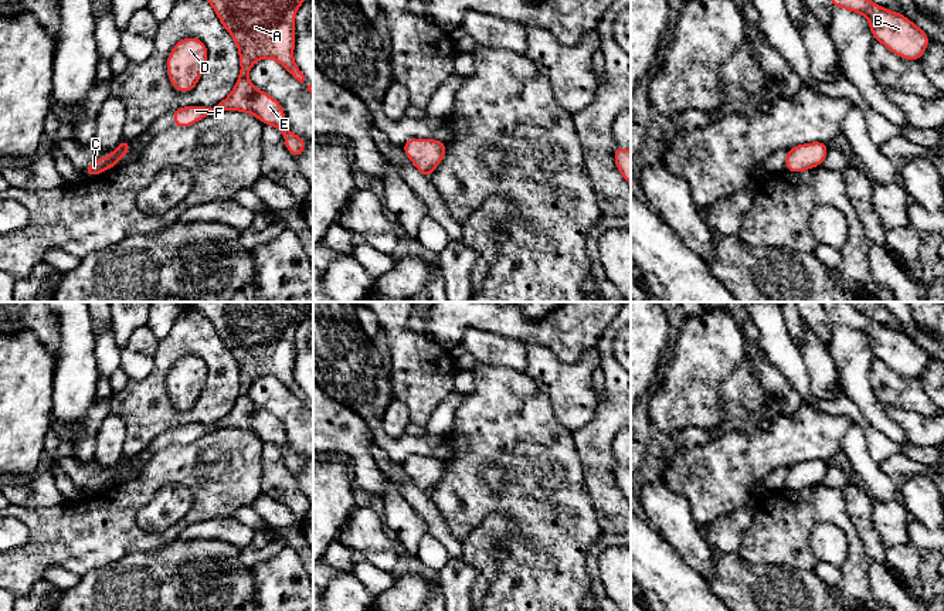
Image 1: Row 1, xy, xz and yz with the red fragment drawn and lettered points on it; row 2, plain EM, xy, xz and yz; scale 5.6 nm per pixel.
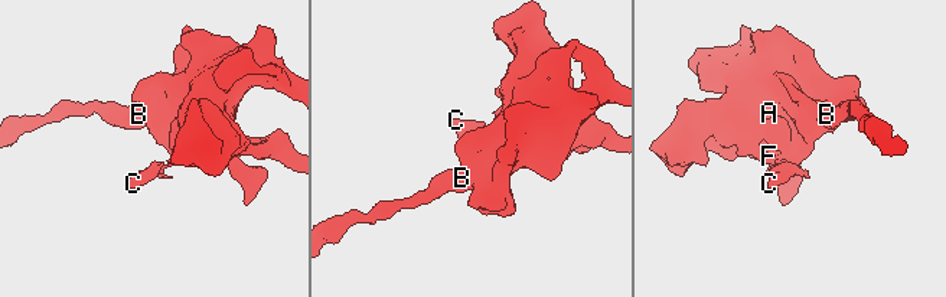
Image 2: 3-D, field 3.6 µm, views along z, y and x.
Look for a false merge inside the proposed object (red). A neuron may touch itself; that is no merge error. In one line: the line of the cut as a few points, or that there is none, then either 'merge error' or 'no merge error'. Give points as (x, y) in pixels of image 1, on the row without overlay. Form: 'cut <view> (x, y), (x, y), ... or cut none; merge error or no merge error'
cut none; no merge error

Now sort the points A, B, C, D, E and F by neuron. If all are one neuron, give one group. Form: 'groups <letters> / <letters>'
groups A B C D E F

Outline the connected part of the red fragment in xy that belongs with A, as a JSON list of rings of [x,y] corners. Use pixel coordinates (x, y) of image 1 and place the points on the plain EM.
[[[181,302],[184,309],[203,313],[214,326],[224,346],[234,356],[240,370],[240,394],[231,411],[218,422],[206,425],[200,422],[170,428],[176,434],[173,445],[187,445],[207,432],[220,428],[241,428],[257,434],[262,442],[278,445],[285,456],[288,469],[298,476],[306,465],[306,458],[288,447],[286,434],[281,421],[266,410],[257,407],[248,397],[251,384],[262,376],[274,376],[300,401],[305,393],[293,379],[295,333],[299,323],[313,309],[313,302]]]

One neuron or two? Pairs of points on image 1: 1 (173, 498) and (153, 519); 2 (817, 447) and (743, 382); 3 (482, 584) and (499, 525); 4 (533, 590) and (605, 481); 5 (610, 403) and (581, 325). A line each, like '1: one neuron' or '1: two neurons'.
1: one neuron
2: two neurons
3: one neuron
4: two neurons
5: two neurons

